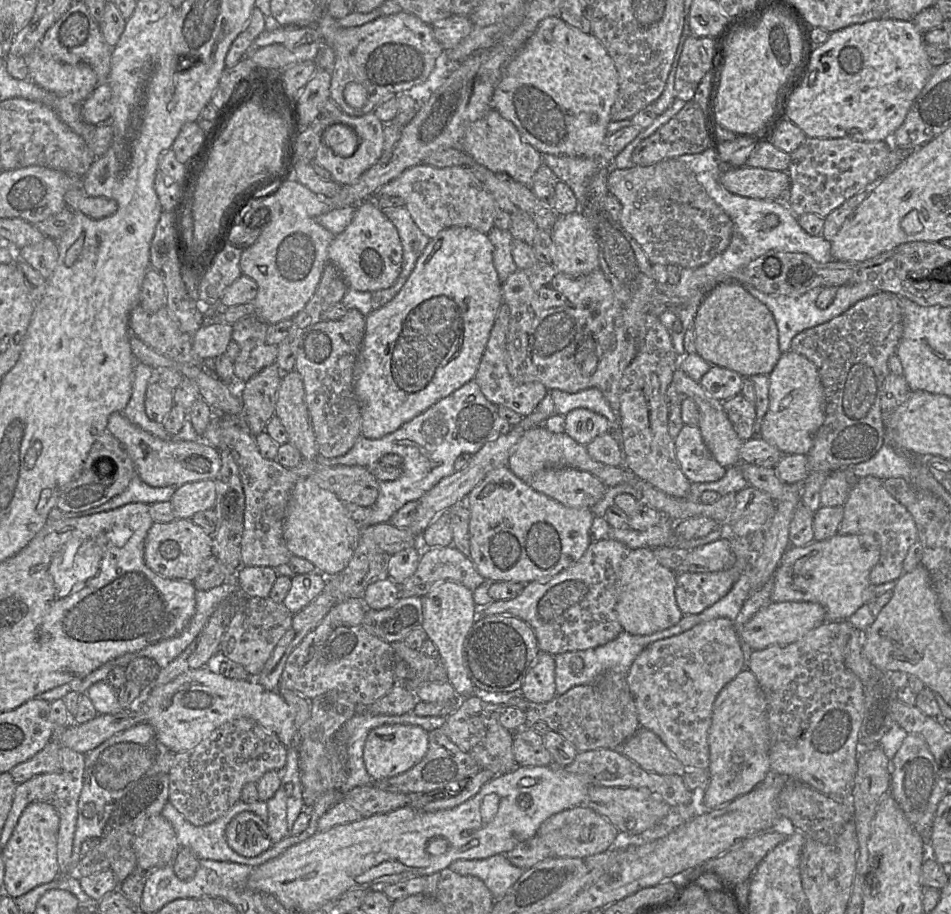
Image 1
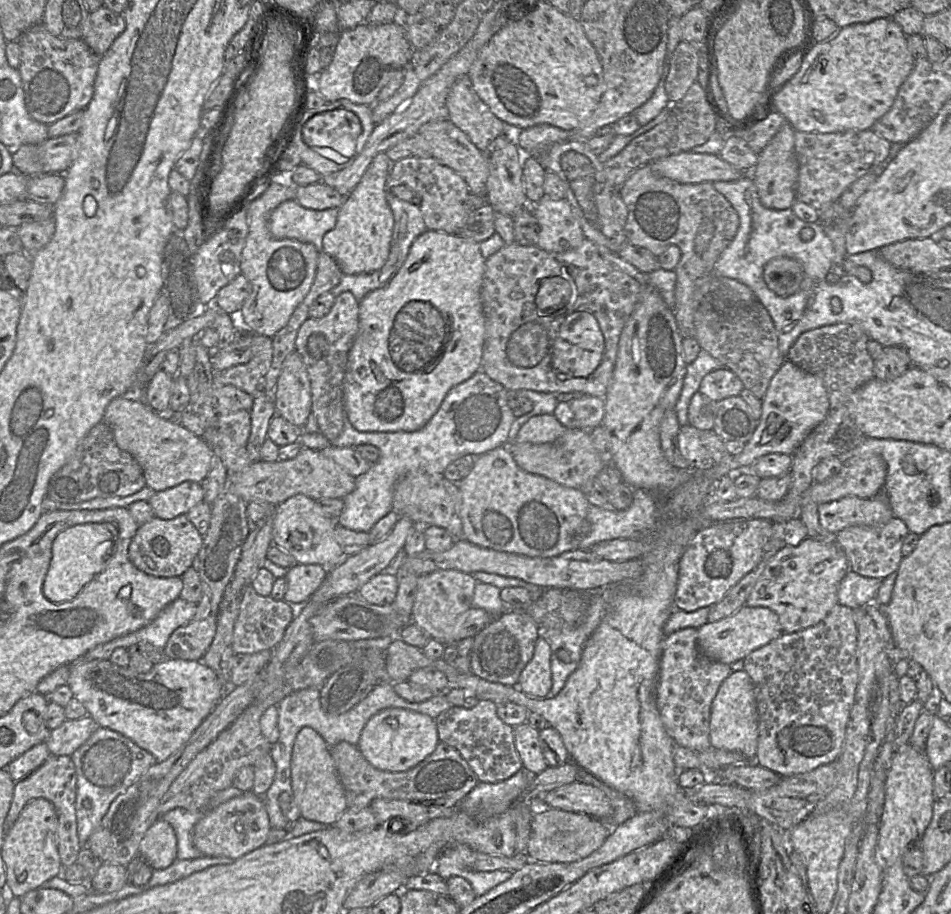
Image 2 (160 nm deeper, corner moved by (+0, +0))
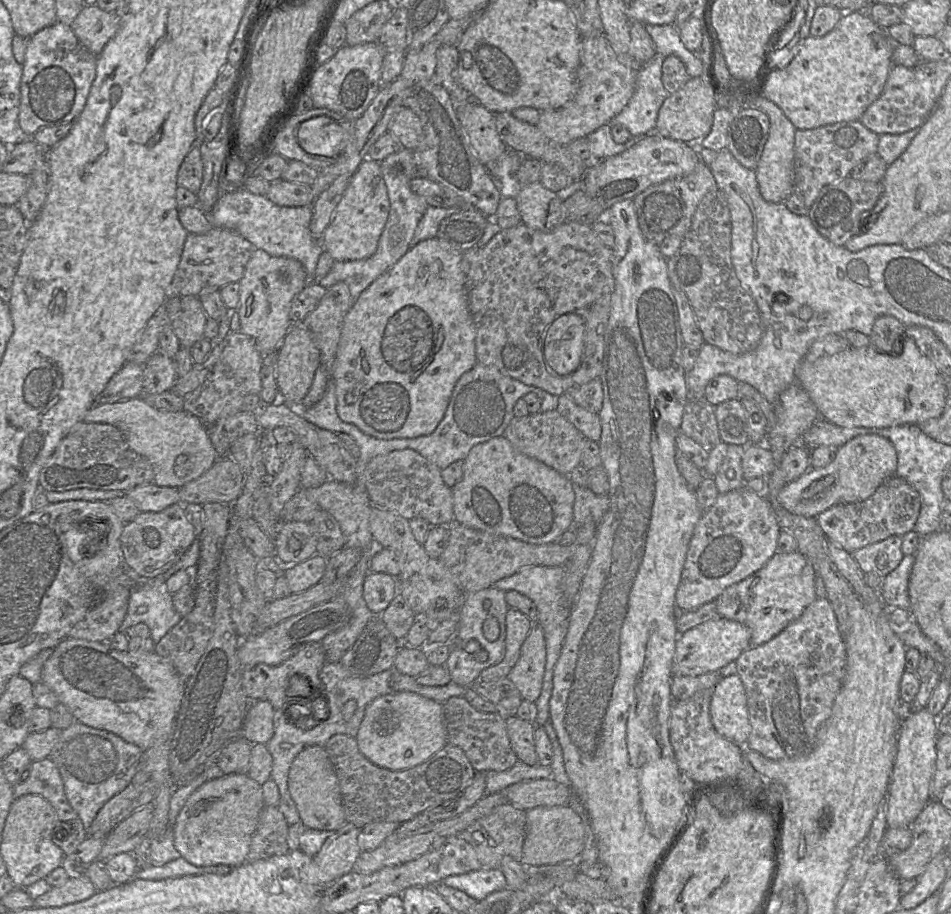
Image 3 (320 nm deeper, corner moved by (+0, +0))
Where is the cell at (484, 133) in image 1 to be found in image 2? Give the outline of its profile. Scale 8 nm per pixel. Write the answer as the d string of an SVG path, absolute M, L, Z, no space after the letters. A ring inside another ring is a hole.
M468 75L456 80L447 99L448 119L482 152L496 137L506 134L506 124L480 99Z

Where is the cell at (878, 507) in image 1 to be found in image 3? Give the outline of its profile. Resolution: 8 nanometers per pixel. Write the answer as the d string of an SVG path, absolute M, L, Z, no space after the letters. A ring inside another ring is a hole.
M893 535L854 551L852 556L864 574L882 578L893 571L903 559L901 545L902 536Z

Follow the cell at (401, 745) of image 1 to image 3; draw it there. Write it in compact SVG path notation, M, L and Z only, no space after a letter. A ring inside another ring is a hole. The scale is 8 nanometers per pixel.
M414 692L377 697L367 705L355 739L360 752L379 767L399 771L419 765L448 743L442 704Z

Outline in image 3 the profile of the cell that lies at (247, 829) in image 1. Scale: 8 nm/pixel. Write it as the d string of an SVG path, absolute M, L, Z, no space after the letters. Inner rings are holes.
M229 774L198 787L187 799L172 827L175 848L181 857L195 866L227 865L232 868L245 863L251 839L264 807L261 786L247 774Z

